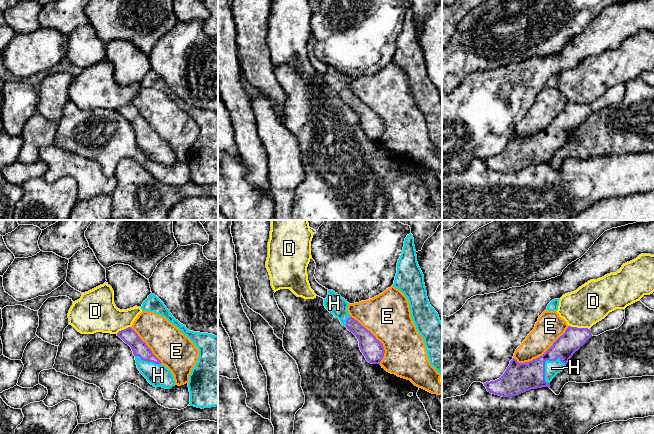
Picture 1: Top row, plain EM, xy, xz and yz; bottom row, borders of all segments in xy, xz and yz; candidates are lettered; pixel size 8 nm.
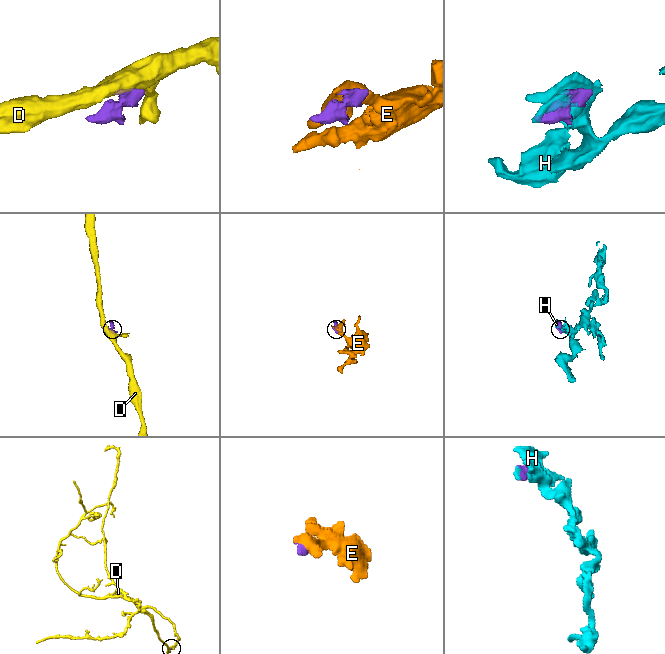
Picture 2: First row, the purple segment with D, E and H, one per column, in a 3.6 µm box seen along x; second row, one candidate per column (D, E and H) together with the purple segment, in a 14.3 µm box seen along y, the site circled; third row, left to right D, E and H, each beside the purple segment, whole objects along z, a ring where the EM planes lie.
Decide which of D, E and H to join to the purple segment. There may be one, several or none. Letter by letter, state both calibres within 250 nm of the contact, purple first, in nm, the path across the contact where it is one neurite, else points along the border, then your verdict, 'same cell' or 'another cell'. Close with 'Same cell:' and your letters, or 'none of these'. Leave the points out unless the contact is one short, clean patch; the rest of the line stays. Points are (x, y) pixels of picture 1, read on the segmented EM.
D: calibres 180 and 320 nm; border yz (568, 325), (589, 329); another cell
E: calibres 240 and 220 nm; another cell
H: calibres 240 and 120 nm; same cell
Same cell: H

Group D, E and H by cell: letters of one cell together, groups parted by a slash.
D / E / H

